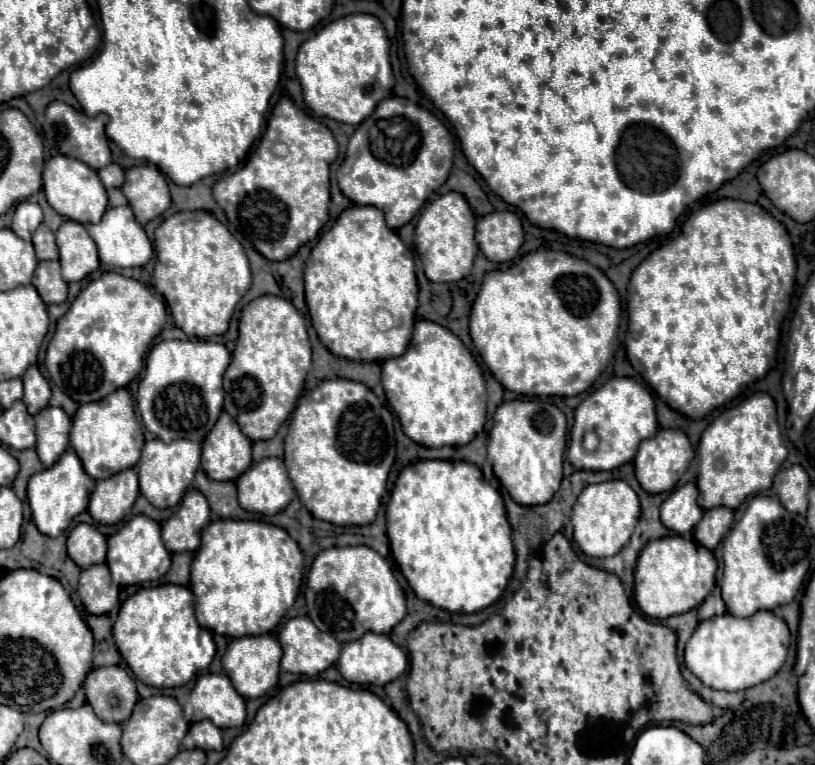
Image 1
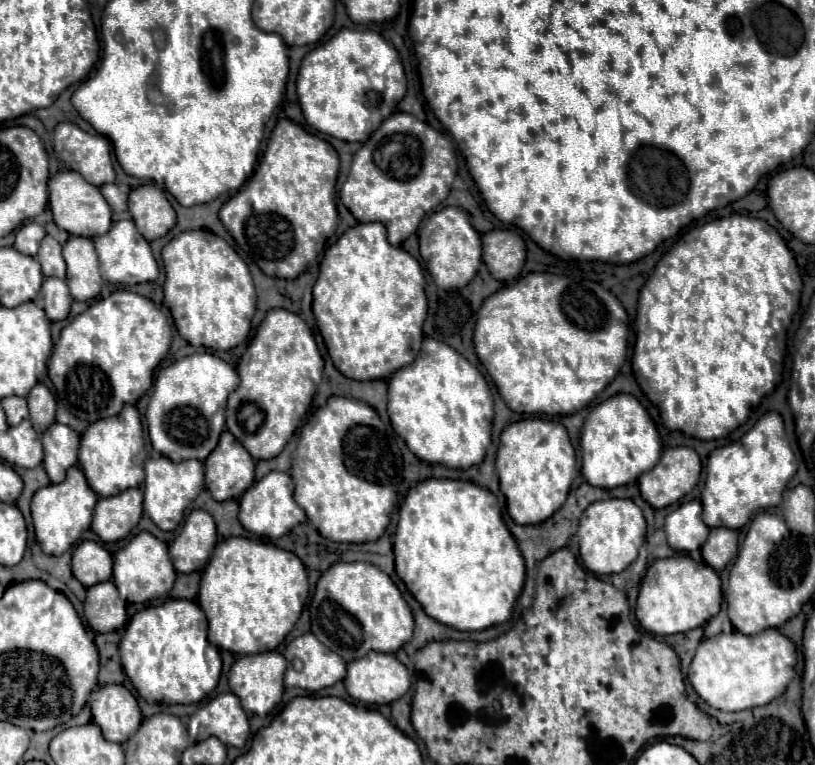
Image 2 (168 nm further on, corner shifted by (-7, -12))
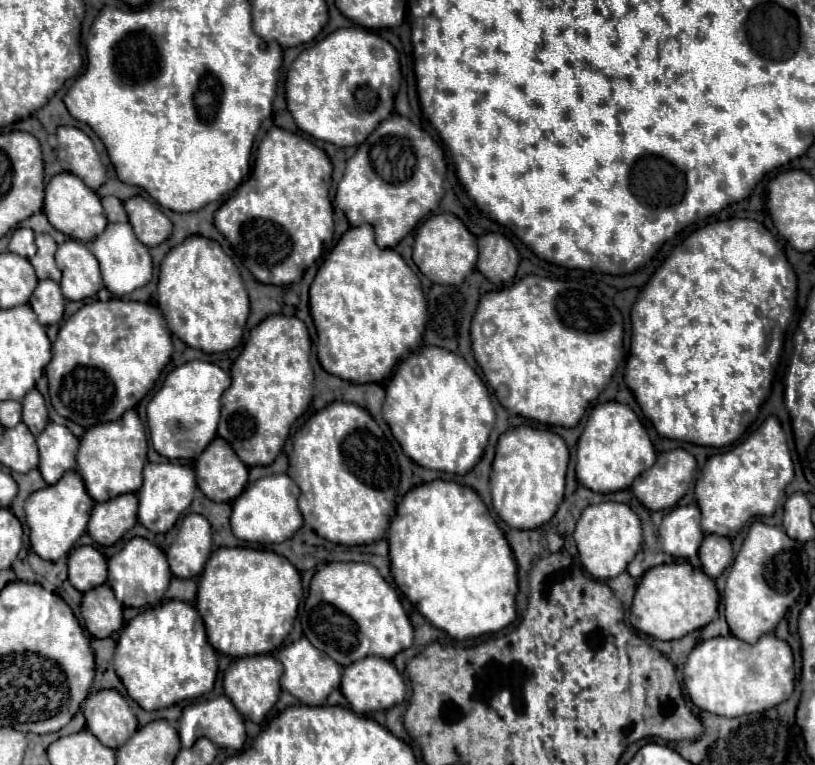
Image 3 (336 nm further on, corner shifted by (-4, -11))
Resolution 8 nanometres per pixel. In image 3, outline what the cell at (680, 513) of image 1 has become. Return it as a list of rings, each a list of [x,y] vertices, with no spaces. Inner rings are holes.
[[[694,504],[672,508],[658,530],[662,550],[674,558],[694,558],[698,556],[704,532],[700,528],[700,512]]]

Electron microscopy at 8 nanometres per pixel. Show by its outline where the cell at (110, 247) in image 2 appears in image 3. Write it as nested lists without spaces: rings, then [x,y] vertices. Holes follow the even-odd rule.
[[[128,222],[124,224],[108,224],[106,232],[102,232],[98,238],[92,240],[90,250],[94,252],[96,260],[100,262],[100,272],[104,286],[114,294],[114,296],[124,296],[134,292],[136,288],[142,288],[152,280],[152,258],[148,254],[148,248],[138,242],[134,236],[134,230],[130,228]]]

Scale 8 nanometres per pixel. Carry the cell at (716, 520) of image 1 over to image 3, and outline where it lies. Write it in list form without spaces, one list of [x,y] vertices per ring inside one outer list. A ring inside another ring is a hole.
[[[708,534],[700,546],[700,562],[702,570],[716,580],[732,562],[732,542],[724,536]]]

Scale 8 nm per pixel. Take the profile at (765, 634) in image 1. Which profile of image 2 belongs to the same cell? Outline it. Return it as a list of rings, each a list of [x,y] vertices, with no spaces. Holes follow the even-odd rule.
[[[765,629],[757,635],[743,635],[739,631],[719,633],[703,639],[689,665],[689,681],[697,695],[711,707],[721,711],[743,711],[767,705],[779,697],[795,675],[795,645],[777,629]]]

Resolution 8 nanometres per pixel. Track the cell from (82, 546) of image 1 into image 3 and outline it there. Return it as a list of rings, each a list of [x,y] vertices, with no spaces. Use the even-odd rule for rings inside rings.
[[[80,546],[70,552],[68,580],[78,592],[88,592],[106,582],[106,558],[92,546]]]

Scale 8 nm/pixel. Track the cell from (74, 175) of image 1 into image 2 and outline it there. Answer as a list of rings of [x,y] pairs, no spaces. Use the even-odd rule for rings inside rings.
[[[59,171],[53,179],[49,179],[49,207],[53,211],[55,223],[71,235],[81,237],[99,237],[107,233],[111,227],[111,207],[101,195],[99,187],[89,185],[77,171]]]

